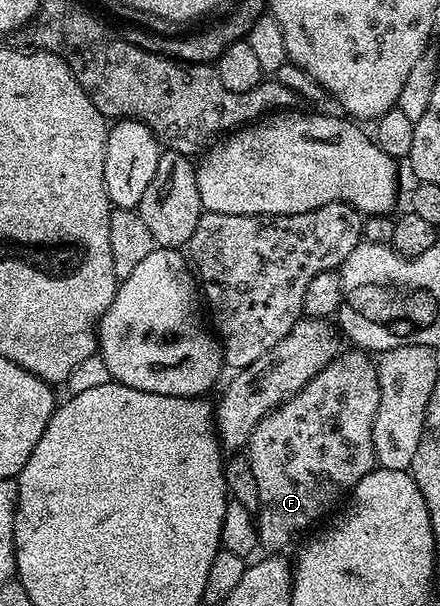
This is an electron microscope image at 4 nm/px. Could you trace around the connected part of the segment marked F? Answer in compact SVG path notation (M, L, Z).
M347 348L323 371L317 372L298 394L281 403L256 424L250 438L249 459L260 492L257 525L259 545L264 551L283 552L302 530L310 531L310 526L342 494L350 495L355 485L370 470L376 469L373 430L380 402L376 359L368 351Z

